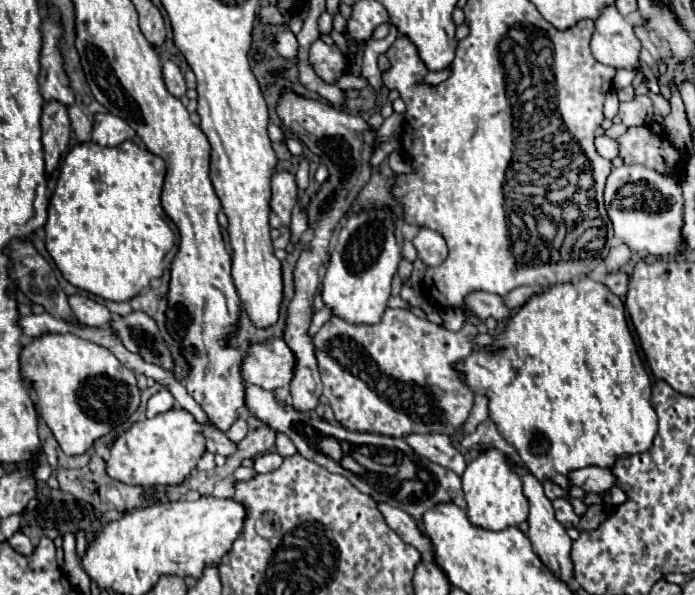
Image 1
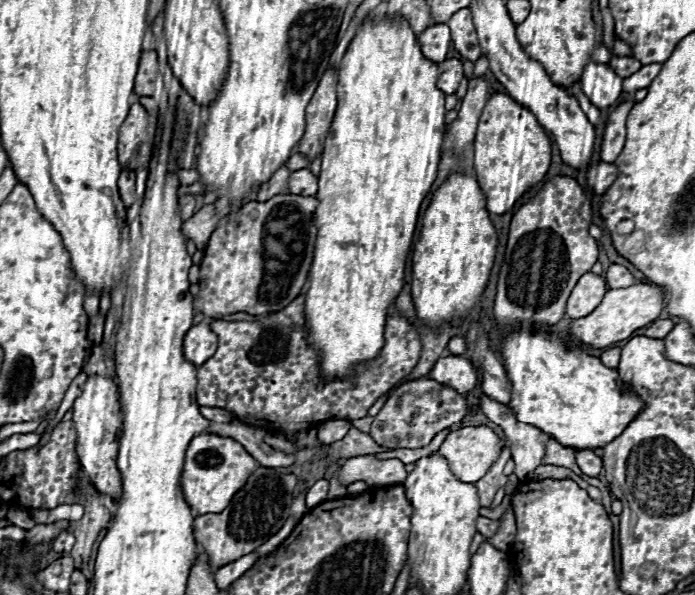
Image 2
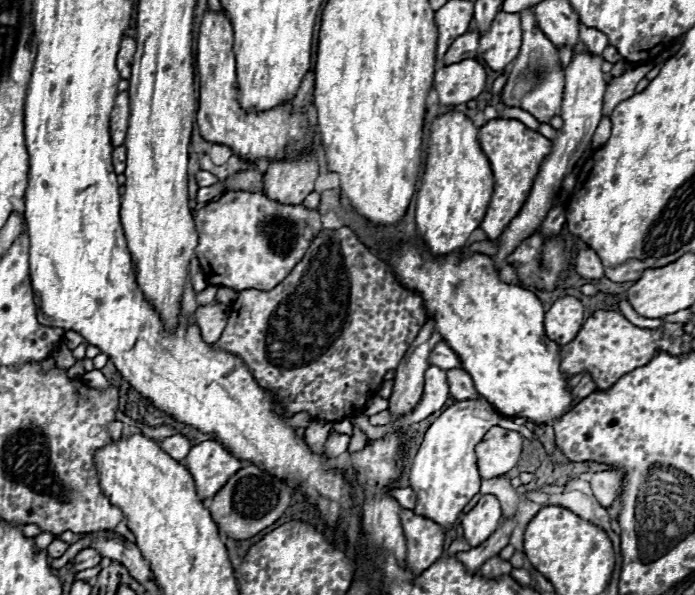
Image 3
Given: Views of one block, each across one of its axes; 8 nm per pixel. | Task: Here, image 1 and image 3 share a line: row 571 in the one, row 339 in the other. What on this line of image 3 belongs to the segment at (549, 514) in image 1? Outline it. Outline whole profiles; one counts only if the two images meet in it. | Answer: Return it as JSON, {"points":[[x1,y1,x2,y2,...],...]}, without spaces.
{"points":[[566,296,552,304,552,308,544,316,544,330,550,340,558,346,564,346,576,338,580,326,584,322,584,306,578,298]]}

